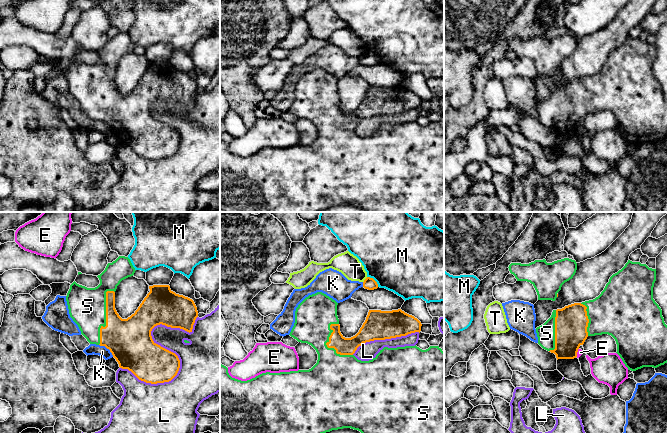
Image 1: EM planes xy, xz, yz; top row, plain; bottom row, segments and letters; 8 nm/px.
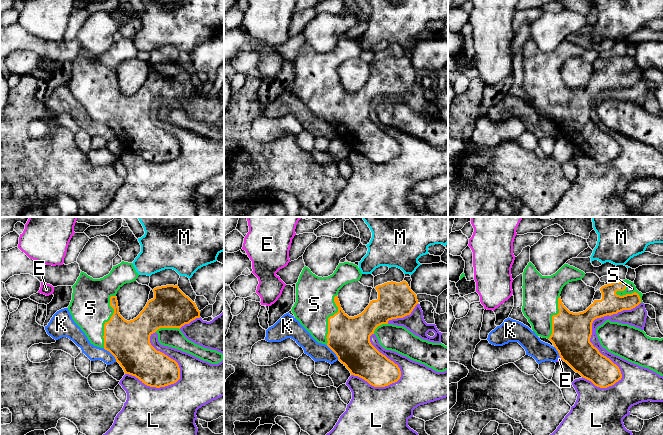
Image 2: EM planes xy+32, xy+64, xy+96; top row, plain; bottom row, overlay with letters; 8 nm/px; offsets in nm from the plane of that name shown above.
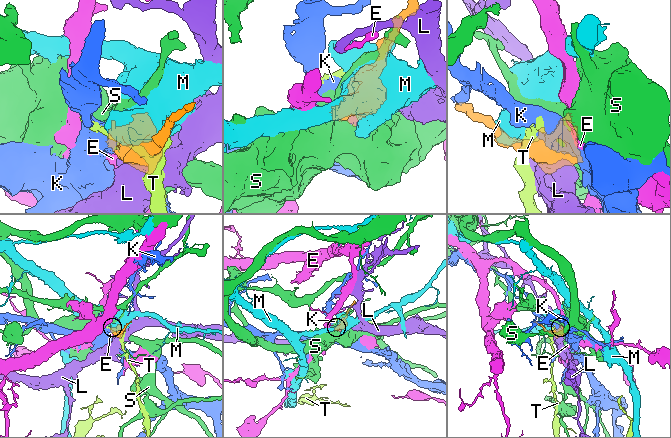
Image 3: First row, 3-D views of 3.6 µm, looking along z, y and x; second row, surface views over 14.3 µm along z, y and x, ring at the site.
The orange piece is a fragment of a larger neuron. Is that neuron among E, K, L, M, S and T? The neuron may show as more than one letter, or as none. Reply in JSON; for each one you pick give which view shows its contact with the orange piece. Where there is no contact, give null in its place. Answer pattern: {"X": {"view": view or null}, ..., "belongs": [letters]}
{"S": {"view": "xy"}, "belongs": ["S"]}

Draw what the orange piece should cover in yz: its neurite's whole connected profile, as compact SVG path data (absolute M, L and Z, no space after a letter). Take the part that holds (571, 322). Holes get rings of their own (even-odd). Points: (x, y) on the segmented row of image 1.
M628 260L625 266L613 274L601 294L593 300L574 303L562 309L553 310L551 317L536 328L538 344L554 353L558 359L574 359L578 349L588 336L608 334L617 344L617 354L628 370L636 371L643 367L657 368L668 362L668 326L664 322L662 310L653 299L653 287L656 281L656 269L646 264Z

